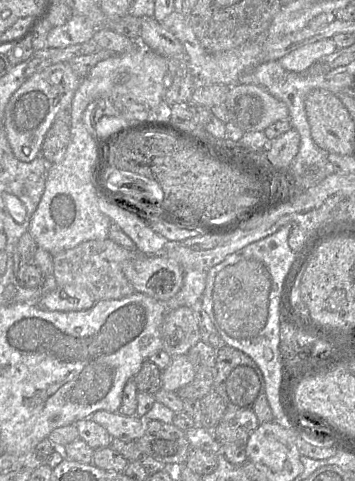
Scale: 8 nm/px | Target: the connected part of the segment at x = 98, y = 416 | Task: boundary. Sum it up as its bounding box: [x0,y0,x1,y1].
[90,410,146,441]

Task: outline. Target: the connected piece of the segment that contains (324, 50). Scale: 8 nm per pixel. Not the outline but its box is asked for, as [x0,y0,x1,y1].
[279,38,337,72]

